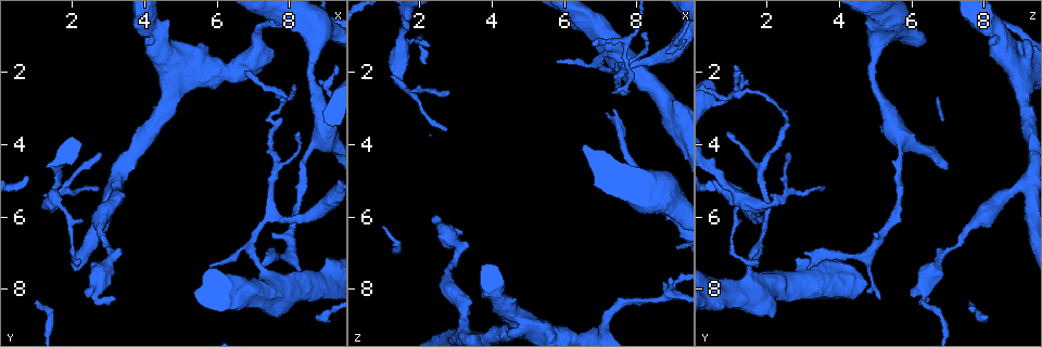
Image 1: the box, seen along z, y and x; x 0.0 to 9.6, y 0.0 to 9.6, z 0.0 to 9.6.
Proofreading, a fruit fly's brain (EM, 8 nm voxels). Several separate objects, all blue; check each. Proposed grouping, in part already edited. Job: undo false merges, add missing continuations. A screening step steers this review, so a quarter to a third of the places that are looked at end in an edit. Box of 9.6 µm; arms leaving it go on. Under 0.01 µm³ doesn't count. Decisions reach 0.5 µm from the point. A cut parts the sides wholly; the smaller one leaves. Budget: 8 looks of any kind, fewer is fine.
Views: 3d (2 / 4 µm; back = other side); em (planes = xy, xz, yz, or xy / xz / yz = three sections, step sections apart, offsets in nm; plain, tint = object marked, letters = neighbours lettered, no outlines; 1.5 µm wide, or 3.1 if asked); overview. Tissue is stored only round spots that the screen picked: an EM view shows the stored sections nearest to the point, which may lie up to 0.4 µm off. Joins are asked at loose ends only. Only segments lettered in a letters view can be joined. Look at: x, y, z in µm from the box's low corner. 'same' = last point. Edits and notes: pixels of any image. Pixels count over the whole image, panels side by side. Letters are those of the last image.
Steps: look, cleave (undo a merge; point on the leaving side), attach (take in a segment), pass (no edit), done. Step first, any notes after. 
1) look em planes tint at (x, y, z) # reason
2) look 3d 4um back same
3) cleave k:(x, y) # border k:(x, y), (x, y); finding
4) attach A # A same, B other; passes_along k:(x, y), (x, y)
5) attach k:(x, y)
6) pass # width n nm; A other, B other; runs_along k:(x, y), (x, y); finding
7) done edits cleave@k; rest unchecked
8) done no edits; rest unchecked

look em xy step 8 letters at (6.70, 1.95, 1.15) # thin end

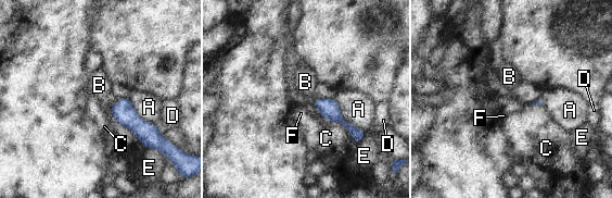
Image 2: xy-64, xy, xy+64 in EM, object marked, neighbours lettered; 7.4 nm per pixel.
look em planes letters same

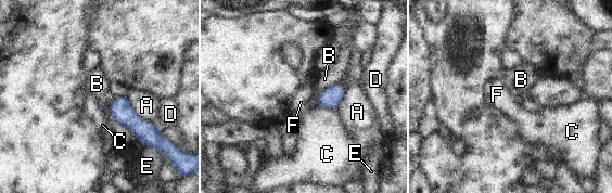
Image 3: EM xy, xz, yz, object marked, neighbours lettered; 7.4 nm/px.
pass # A other, B other, C other, D other, E other, F other; border 3:(341, 81), (324, 88), (319, 93); no lettered segment goes on from it

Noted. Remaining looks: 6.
look em xy step 4 tint at (2.65, 7.85, 6.35) # sharp bend

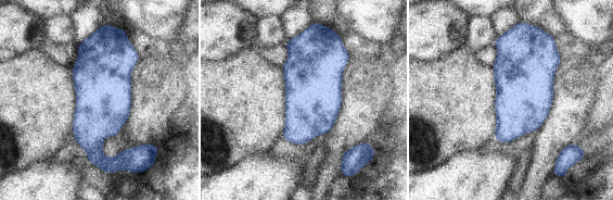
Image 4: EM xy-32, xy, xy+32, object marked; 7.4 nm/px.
look em xz step 4 tint same # another direction

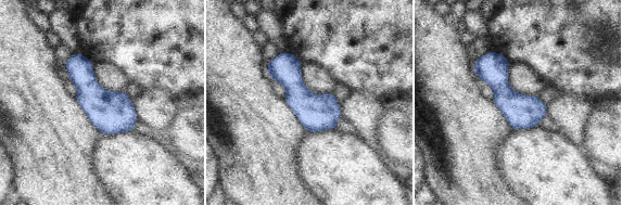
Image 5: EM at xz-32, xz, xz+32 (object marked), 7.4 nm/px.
look em xz step 4 letters same

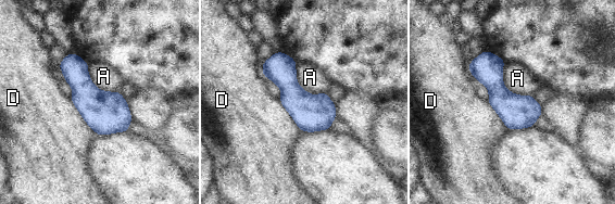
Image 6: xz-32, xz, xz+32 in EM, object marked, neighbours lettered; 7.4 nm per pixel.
pass # A other, D other; border 6:(68, 97), (84, 122), (97, 135); one neuron here

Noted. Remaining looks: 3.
look 3d 4um at (1.05, 8.40, 6.25) # free end

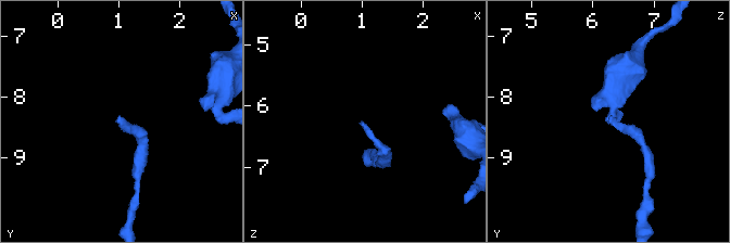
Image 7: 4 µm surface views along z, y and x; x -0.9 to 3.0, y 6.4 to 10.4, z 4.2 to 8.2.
look em xy step 8 tint at (1.00, 8.35, 6.25)

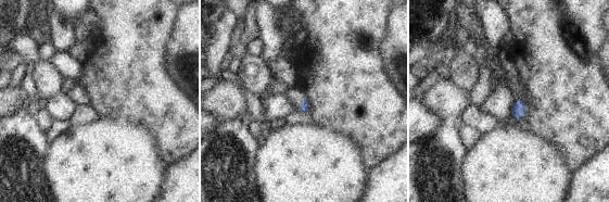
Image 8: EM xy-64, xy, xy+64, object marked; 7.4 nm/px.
look em planes letters same

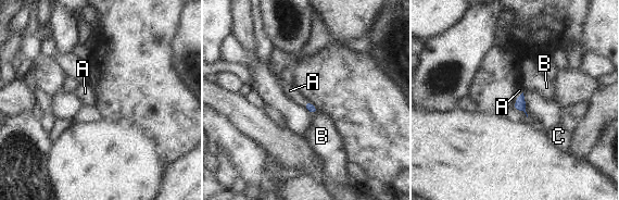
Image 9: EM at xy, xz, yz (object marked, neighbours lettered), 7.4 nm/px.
attach A # A same, B other, C other; the neuron continues

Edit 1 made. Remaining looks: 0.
done edits attach@9; rest unchecked

